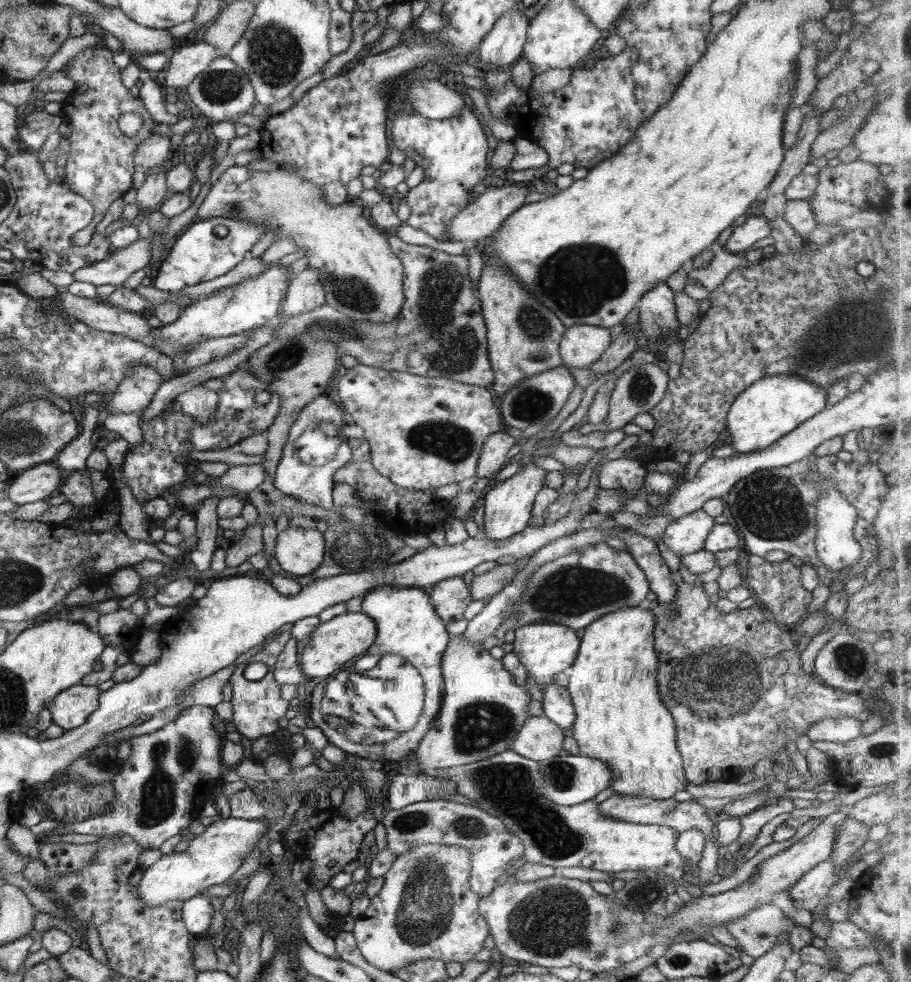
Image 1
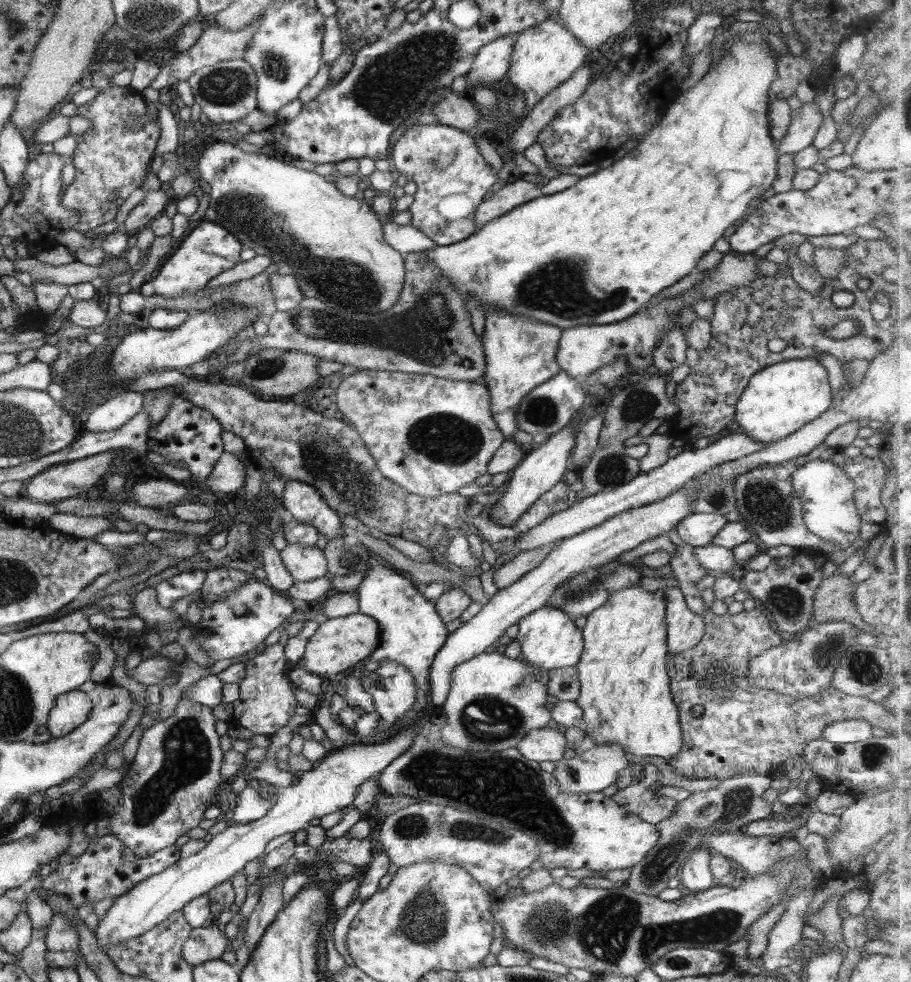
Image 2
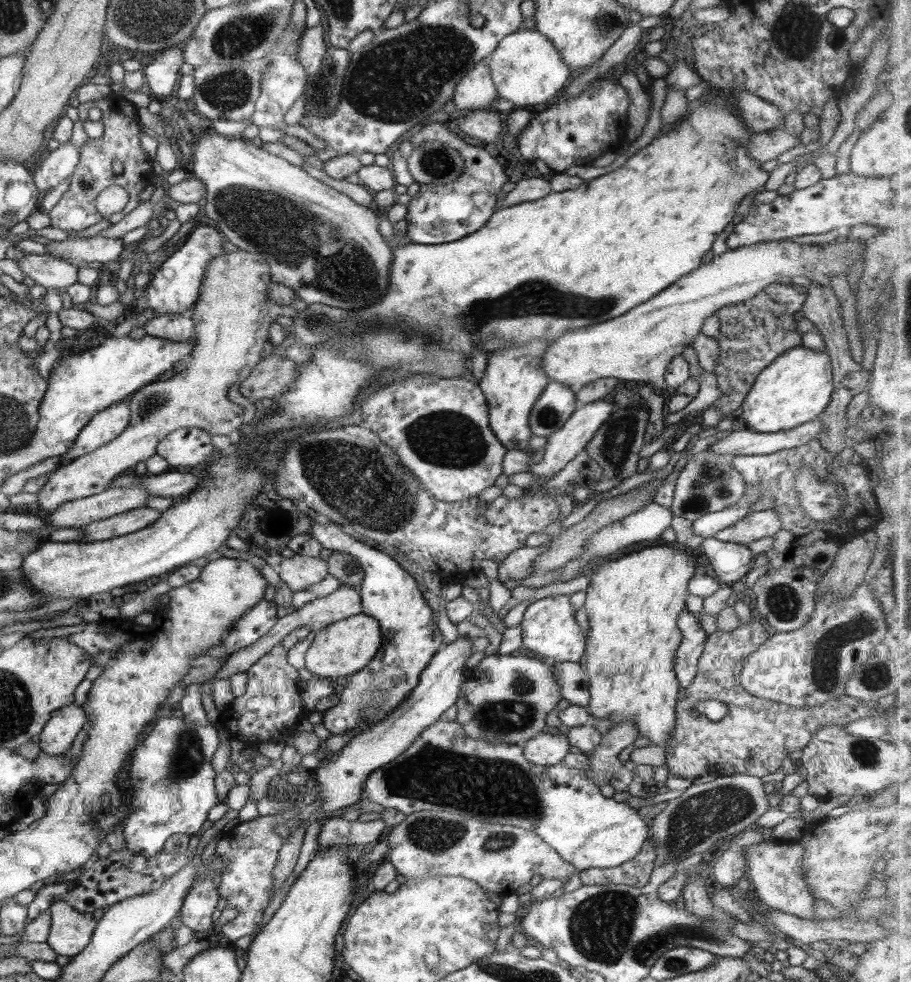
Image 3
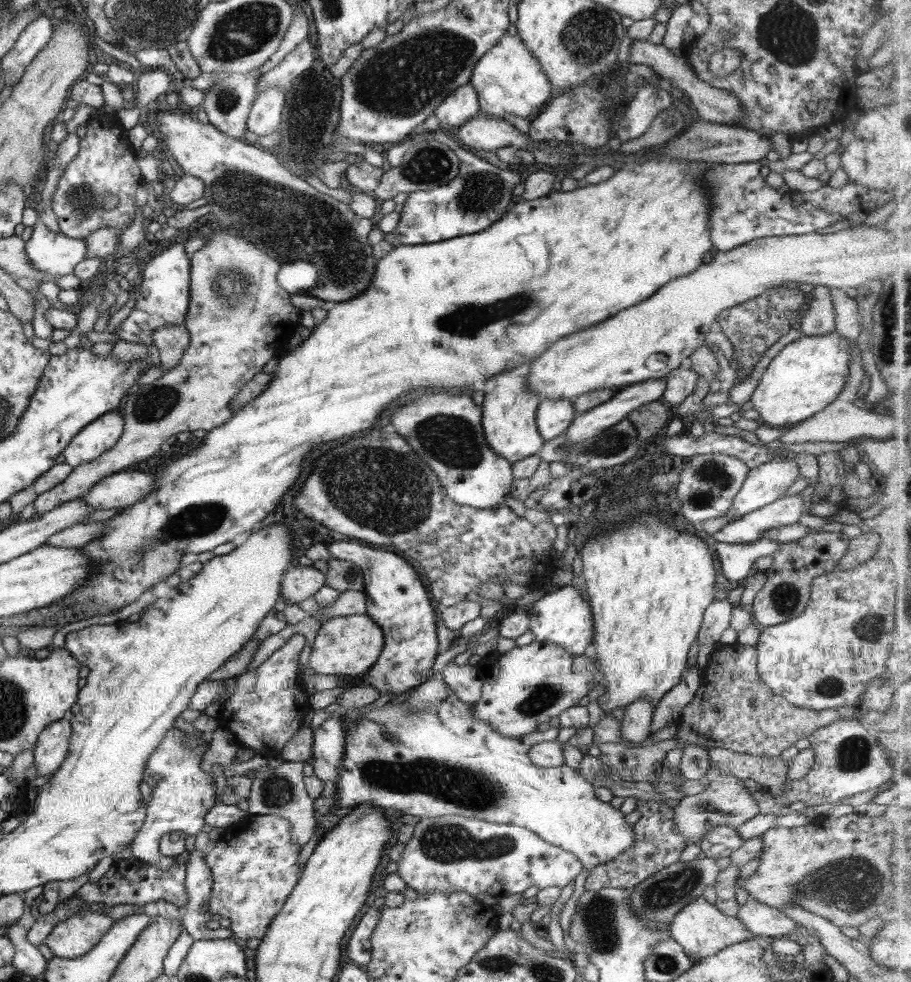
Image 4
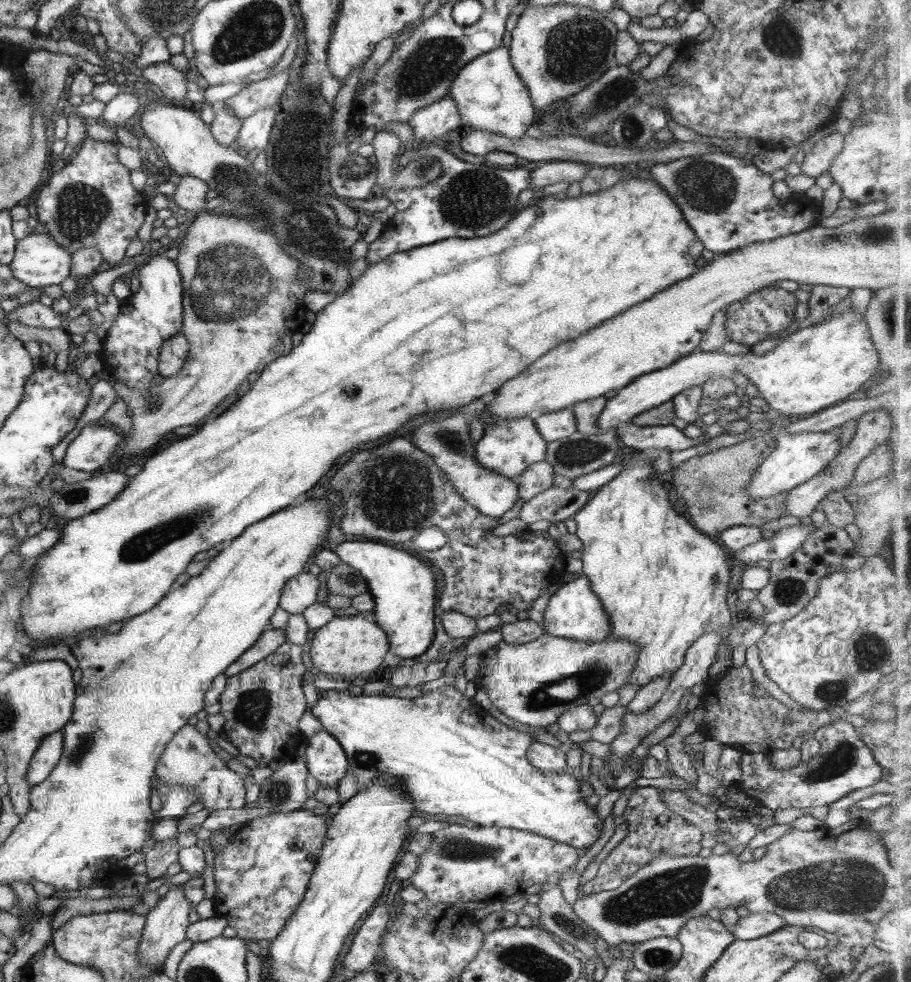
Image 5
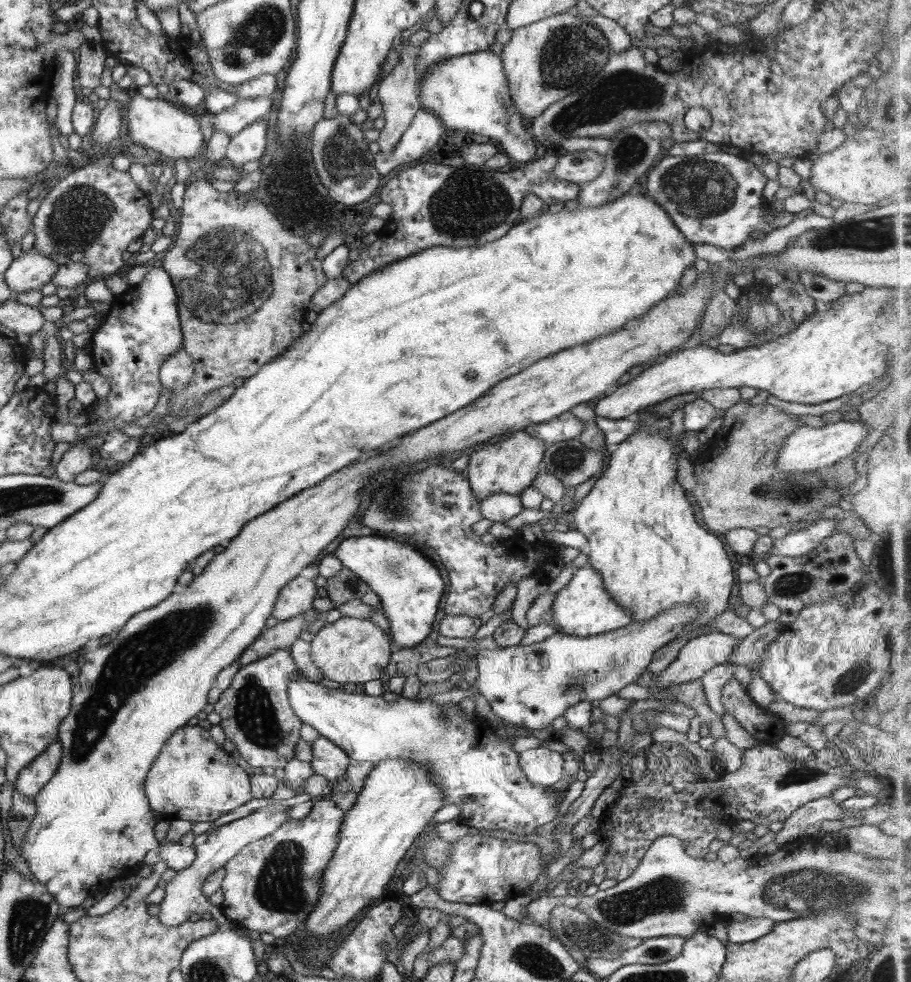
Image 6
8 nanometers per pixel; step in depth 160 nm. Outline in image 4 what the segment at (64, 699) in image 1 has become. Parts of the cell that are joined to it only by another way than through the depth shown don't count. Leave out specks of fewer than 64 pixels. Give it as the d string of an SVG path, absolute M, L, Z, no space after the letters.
M68 718L52 722L39 734L39 740L33 746L33 764L37 776L46 776L58 770L69 753L69 740L72 734L71 722Z

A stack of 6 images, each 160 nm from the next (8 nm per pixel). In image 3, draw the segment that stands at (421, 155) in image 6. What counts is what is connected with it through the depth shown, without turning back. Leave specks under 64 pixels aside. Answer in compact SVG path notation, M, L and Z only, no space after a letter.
M489 58L482 59L460 79L453 97L456 110L467 113L476 110L492 109L498 100L496 87L490 76Z

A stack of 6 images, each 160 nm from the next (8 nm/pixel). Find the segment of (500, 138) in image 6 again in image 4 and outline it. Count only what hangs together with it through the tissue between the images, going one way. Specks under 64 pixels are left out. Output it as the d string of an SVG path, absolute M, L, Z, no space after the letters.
M504 35L472 69L469 82L480 101L480 116L500 118L506 114L526 118L543 109L555 94L538 59L524 46L518 35Z

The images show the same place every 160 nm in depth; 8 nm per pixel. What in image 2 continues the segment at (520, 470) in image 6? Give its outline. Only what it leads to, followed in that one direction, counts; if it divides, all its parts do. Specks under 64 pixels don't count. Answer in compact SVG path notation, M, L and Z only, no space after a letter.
M488 305L484 313L486 322L481 342L486 362L485 386L489 391L496 426L505 439L512 440L512 435L519 429L516 415L522 399L532 389L561 372L556 352L563 330L558 326L512 315L508 311L498 311L492 305Z

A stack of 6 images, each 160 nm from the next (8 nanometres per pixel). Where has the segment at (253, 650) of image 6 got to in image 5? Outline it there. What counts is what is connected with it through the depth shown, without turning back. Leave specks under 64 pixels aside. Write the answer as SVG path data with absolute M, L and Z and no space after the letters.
M268 628L259 639L246 651L240 655L240 658L233 662L223 673L227 677L240 674L243 670L254 666L270 653L274 652L283 642L287 641L284 629Z

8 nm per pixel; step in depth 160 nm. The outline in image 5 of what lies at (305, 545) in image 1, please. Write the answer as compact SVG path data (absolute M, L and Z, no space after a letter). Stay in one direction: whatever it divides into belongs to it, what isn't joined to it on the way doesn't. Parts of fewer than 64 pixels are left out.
M310 572L297 574L286 582L279 600L280 608L290 614L302 613L310 604L318 600L319 586L316 575Z

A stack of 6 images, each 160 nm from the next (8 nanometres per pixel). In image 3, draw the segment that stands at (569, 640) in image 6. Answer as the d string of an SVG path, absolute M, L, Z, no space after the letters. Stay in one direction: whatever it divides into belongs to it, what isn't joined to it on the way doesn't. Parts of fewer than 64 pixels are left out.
M492 654L483 656L478 665L466 668L465 681L455 702L458 707L455 721L462 725L464 732L470 738L482 739L494 744L517 744L523 747L528 739L543 732L542 730L546 728L548 712L552 712L562 699L552 660L532 654L517 656Z

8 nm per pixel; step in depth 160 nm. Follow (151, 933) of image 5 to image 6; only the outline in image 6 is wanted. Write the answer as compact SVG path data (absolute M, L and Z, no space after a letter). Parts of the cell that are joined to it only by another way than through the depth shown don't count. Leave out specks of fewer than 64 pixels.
M278 804L266 805L264 808L260 808L253 814L246 816L246 818L240 818L240 820L210 830L204 844L194 847L194 851L196 851L194 864L190 868L186 868L186 870L178 871L176 876L166 883L165 893L159 903L160 913L156 917L158 922L168 928L174 928L189 921L192 914L202 915L204 912L210 912L212 919L218 922L220 929L238 927L236 923L230 921L230 918L226 918L226 914L224 914L220 906L212 904L209 897L204 896L201 885L216 870L226 866L228 861L234 858L237 853L240 853L248 844L274 833L280 825L290 821L291 817L286 812L288 808L289 806Z

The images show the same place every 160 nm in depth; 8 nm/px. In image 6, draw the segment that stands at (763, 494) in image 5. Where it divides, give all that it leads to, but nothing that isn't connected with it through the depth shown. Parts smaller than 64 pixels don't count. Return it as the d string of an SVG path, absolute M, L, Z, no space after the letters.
M844 418L829 425L819 428L801 426L792 434L789 434L784 441L776 466L785 473L809 473L818 469L830 468L842 459L856 453L856 449L864 443L868 436L869 428L857 418L856 421L845 421Z

